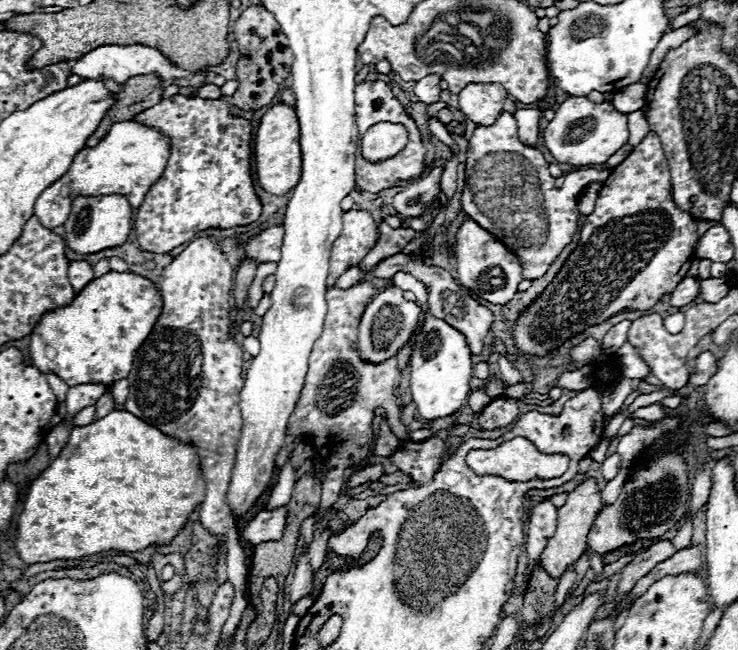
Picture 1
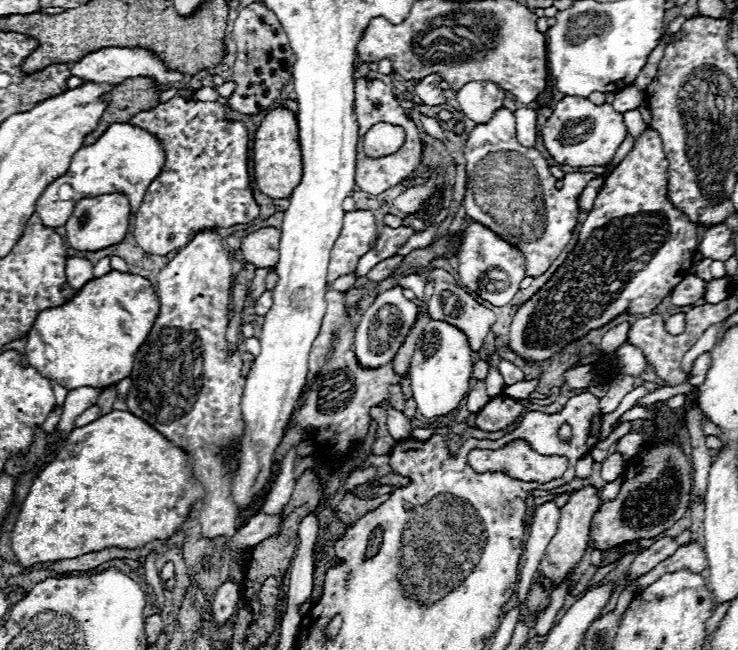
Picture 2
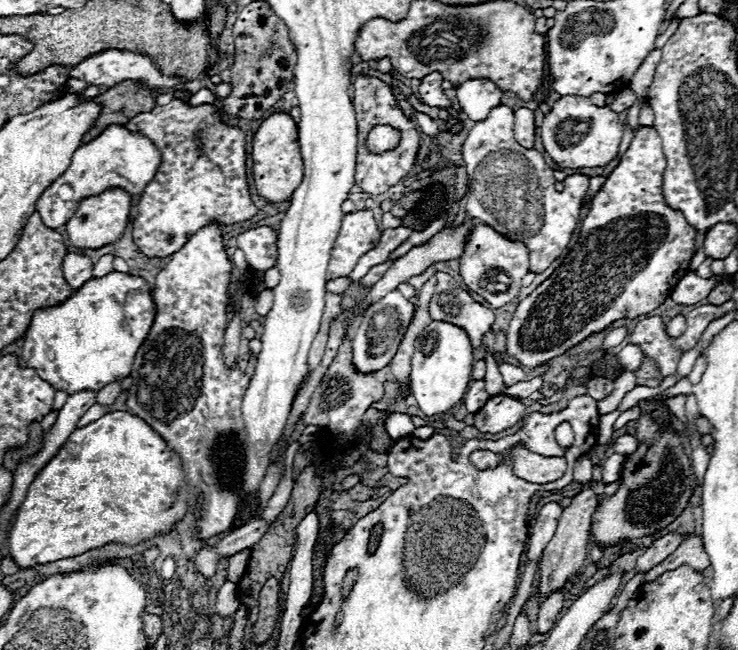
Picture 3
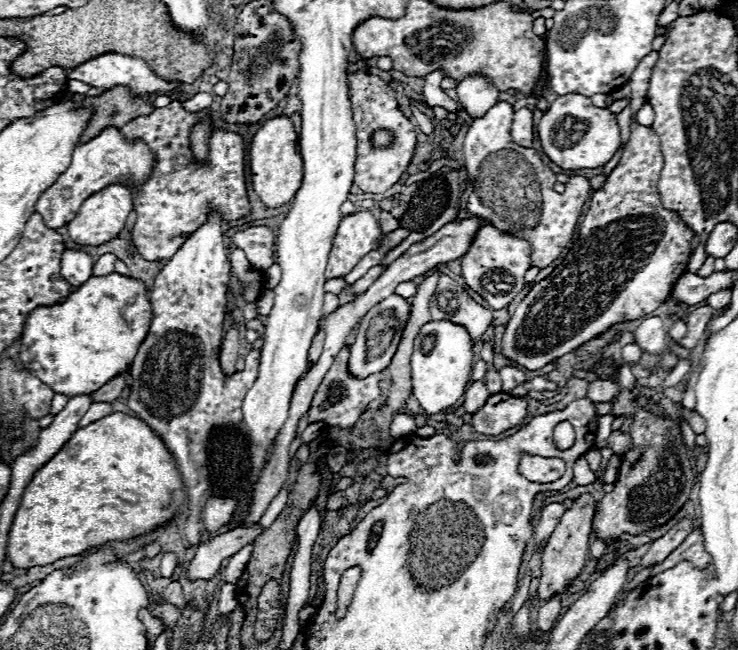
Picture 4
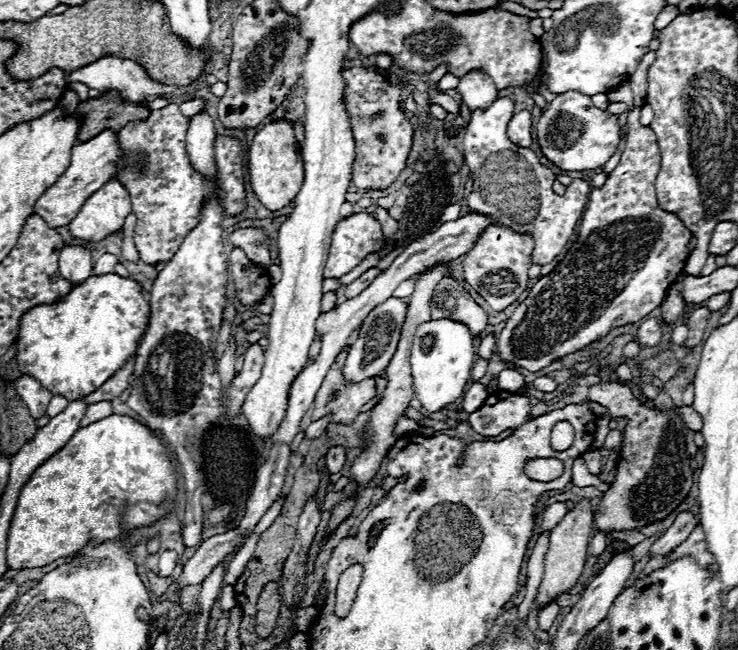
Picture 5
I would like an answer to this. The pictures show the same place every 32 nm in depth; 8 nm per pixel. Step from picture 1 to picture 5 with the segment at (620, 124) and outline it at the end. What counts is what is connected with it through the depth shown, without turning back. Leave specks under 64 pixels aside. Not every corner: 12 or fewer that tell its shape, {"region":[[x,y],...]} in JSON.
{"region":[[580,92],[556,96],[536,124],[562,170],[604,166],[620,144],[614,114]]}

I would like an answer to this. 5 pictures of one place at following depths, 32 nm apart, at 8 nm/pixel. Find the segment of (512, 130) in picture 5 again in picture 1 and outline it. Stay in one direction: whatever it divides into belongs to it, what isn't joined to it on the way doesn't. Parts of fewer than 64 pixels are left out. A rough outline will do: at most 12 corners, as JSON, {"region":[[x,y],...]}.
{"region":[[536,108],[514,112],[518,136],[534,146],[540,132],[540,112]]}

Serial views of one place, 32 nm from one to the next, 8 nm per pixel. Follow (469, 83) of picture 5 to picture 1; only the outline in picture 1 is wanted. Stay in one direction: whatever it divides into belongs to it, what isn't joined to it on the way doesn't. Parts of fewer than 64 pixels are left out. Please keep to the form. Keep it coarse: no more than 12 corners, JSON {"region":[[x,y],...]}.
{"region":[[468,84],[460,110],[478,126],[492,126],[504,110],[500,84]]}

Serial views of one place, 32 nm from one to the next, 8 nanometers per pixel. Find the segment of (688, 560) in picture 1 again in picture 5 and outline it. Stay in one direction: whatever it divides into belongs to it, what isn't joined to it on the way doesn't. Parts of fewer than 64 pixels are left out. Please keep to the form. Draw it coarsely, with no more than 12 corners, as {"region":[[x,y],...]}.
{"region":[[702,526],[672,552],[662,568],[684,556],[694,556],[700,566],[714,562],[706,550]]}

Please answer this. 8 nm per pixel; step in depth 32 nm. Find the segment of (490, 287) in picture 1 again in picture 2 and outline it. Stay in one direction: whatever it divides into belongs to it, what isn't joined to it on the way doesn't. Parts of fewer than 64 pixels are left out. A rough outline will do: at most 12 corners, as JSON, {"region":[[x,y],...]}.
{"region":[[482,224],[460,236],[460,284],[508,304],[526,274],[518,248]]}

